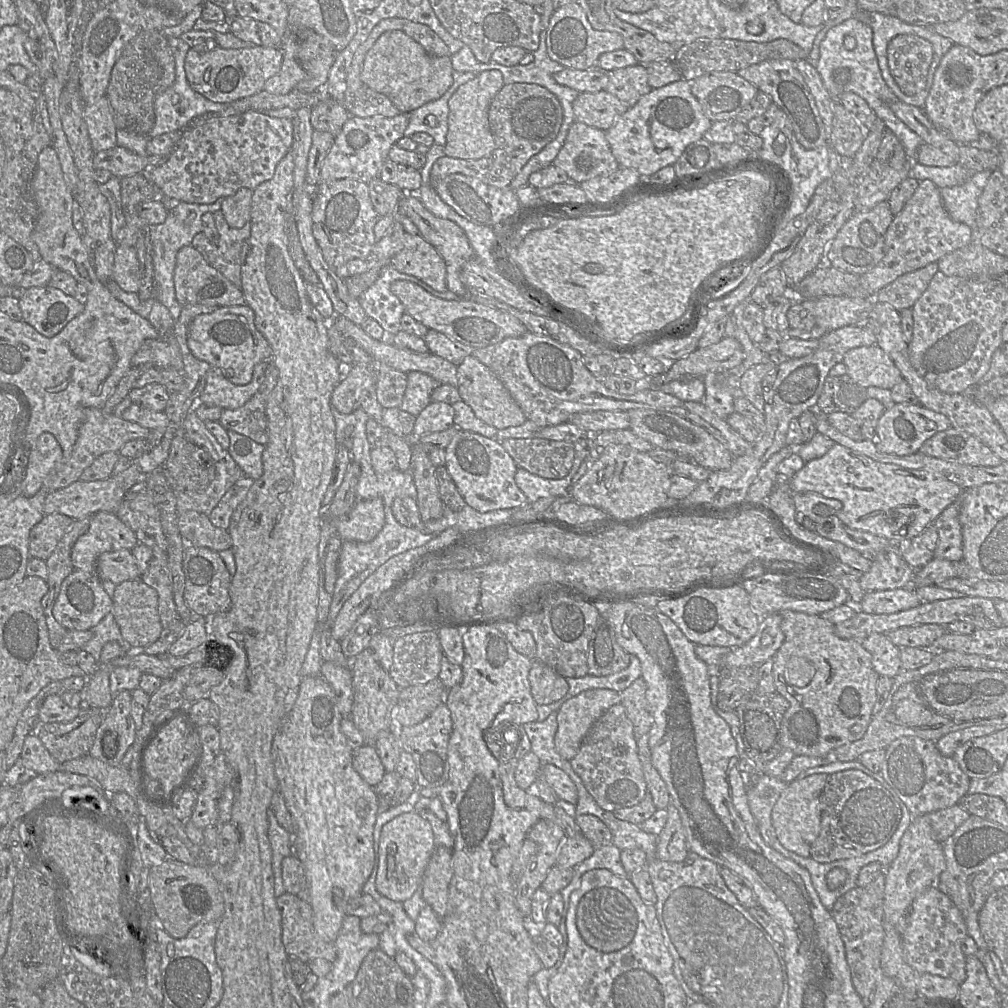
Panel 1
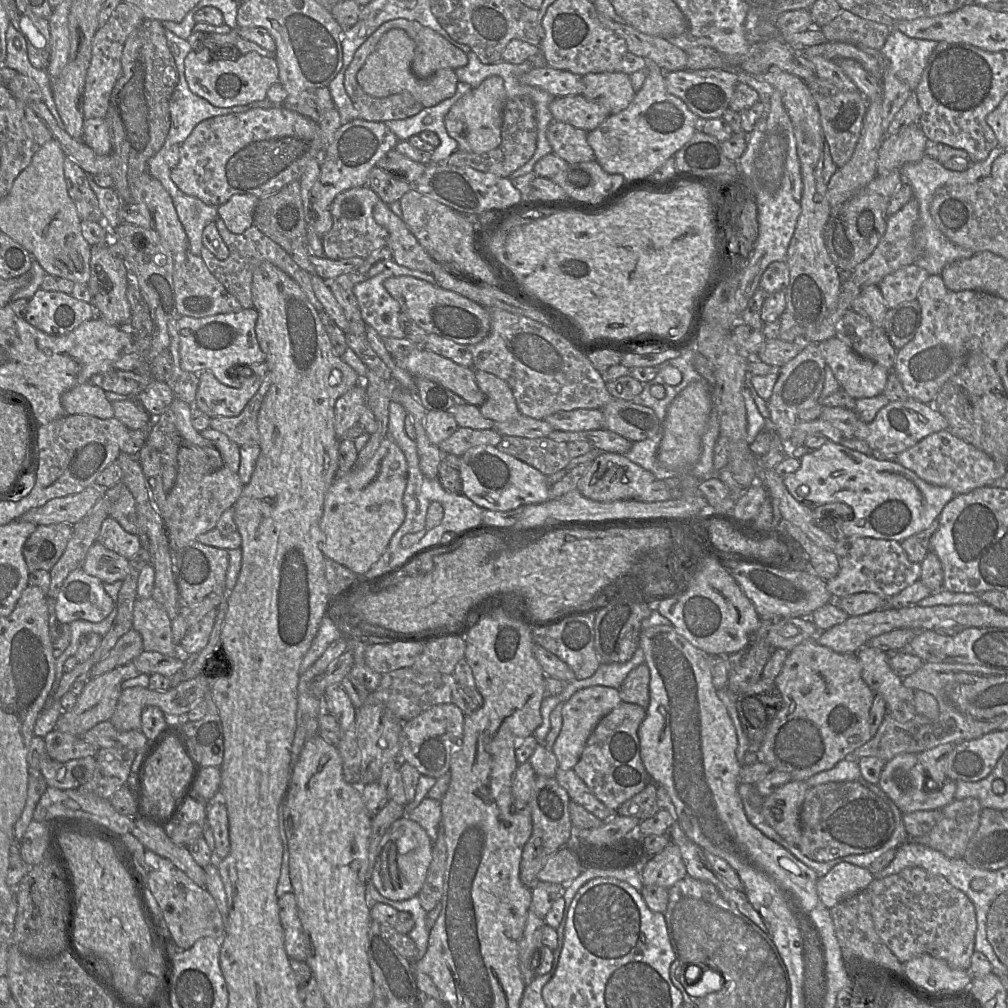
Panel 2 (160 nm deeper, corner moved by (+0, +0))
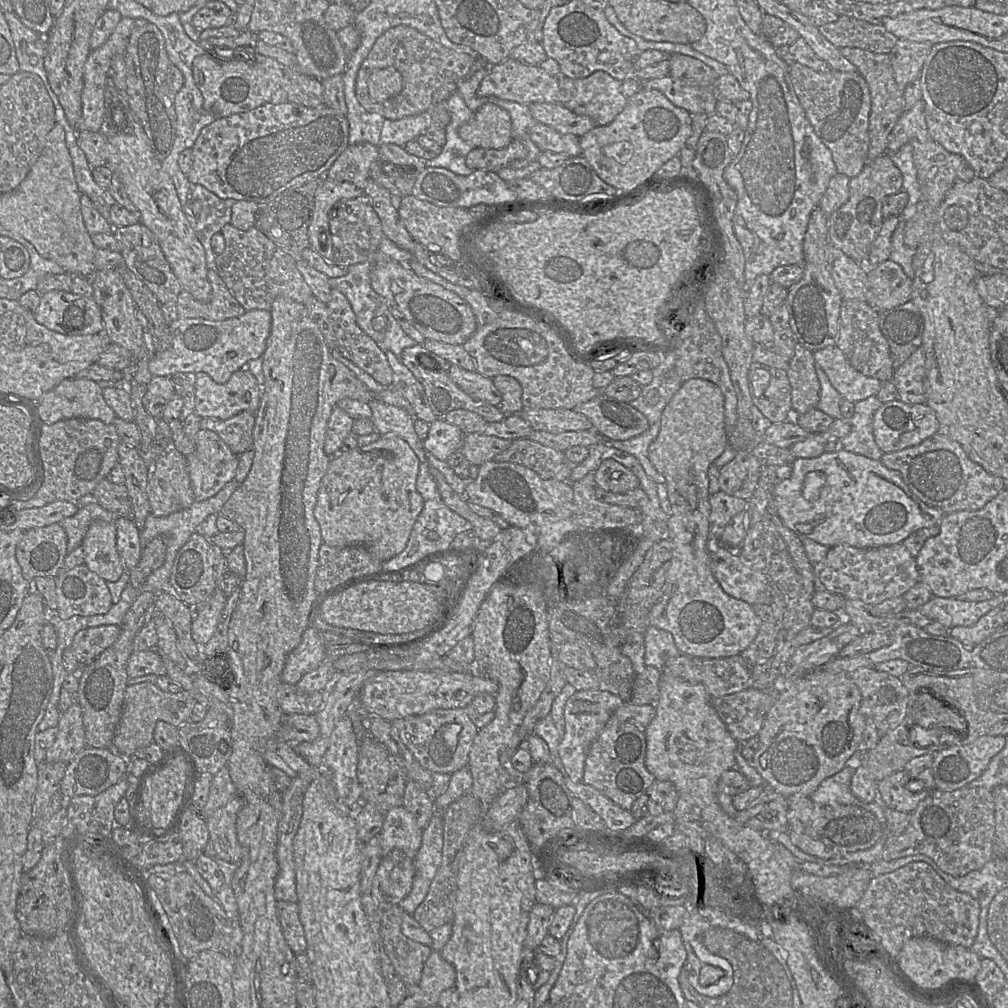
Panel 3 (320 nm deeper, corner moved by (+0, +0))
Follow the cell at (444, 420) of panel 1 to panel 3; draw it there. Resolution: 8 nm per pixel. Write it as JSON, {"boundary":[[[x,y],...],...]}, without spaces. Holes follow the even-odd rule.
{"boundary":[[[436,418],[429,424],[428,436],[423,441],[423,446],[426,452],[446,461],[459,449],[463,436],[464,433],[459,427],[448,423],[444,418]]]}

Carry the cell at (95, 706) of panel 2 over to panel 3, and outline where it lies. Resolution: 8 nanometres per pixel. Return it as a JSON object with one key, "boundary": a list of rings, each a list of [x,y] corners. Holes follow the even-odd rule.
{"boundary":[[[75,701],[61,713],[54,744],[47,750],[46,762],[69,763],[86,747],[82,710]]]}

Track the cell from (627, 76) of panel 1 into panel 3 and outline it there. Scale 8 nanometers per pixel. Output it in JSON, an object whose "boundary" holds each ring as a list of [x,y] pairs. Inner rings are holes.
{"boundary":[[[595,71],[585,78],[559,76],[565,93],[565,105],[574,113],[591,118],[596,126],[610,124],[627,104],[621,81],[604,71]]]}

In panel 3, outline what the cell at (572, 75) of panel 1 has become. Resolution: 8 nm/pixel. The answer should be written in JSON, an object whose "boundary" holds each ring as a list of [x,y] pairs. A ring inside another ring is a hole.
{"boundary":[[[510,57],[499,64],[491,65],[479,85],[477,94],[480,97],[497,97],[526,105],[537,102],[565,105],[565,93],[560,87],[559,76],[549,74],[539,65],[528,65]]]}

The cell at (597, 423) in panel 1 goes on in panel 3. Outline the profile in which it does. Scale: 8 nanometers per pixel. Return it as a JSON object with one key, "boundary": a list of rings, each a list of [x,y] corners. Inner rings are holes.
{"boundary":[[[523,408],[519,415],[534,431],[559,434],[567,431],[593,430],[591,421],[585,415],[570,409]]]}

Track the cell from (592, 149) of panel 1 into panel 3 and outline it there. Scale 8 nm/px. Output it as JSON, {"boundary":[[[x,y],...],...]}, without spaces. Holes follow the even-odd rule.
{"boundary":[[[535,122],[529,130],[533,143],[543,151],[565,153],[569,157],[581,156],[580,137],[570,133],[560,133],[554,128]]]}

